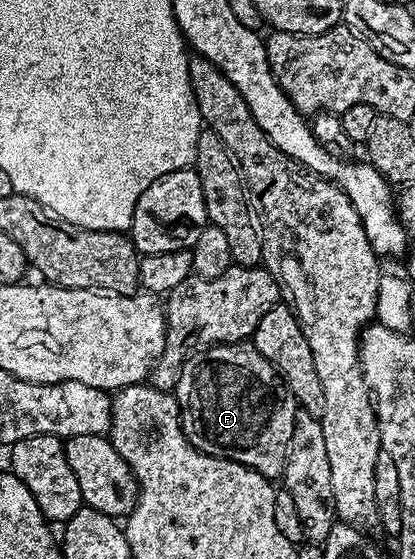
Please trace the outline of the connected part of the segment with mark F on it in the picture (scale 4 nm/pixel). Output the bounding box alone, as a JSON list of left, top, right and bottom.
[174,342,298,476]

